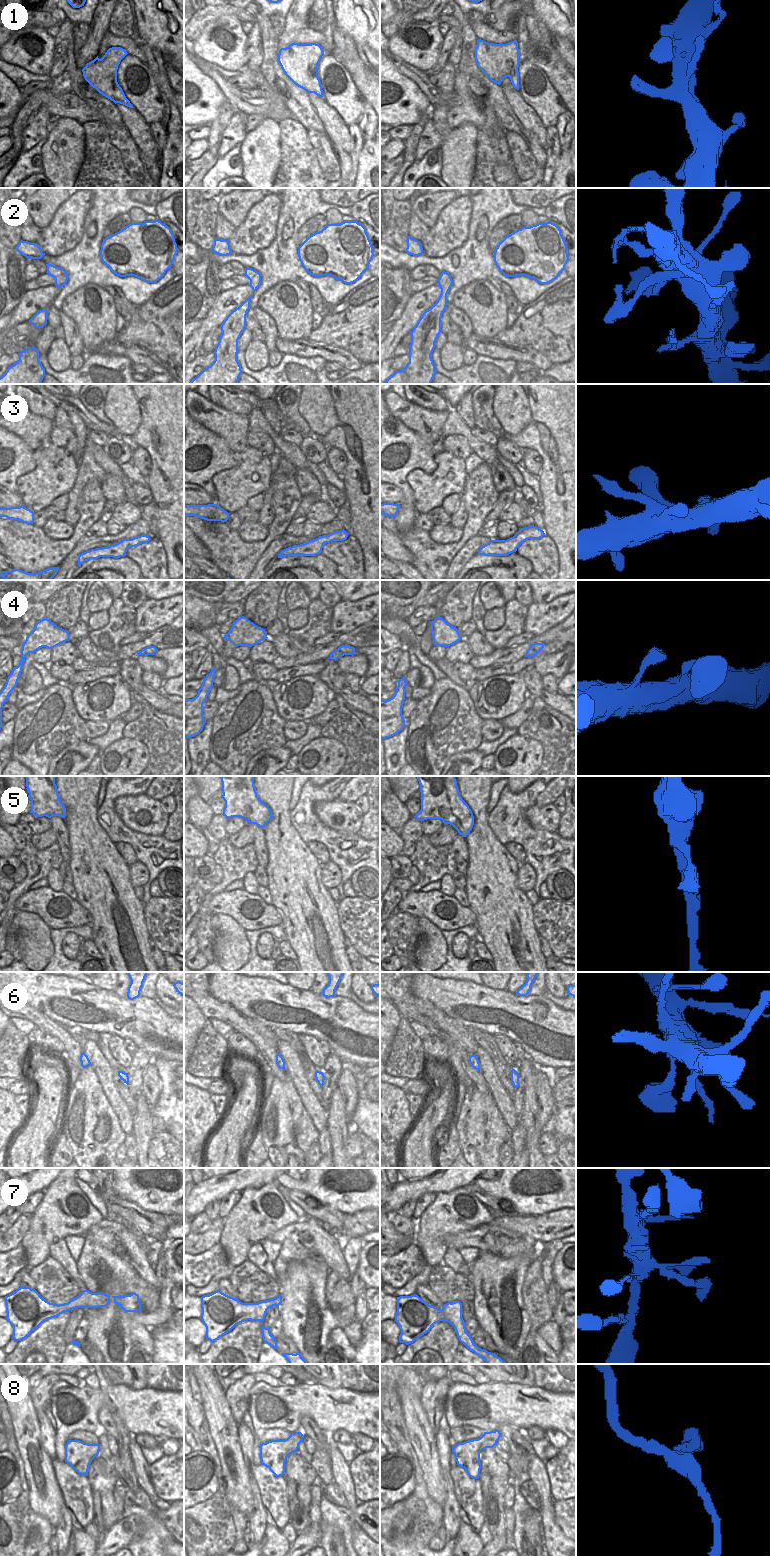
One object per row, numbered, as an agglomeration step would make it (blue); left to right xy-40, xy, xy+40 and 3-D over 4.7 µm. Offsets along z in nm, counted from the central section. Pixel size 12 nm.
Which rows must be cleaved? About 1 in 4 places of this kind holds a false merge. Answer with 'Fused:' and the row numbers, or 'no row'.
Fused: no row

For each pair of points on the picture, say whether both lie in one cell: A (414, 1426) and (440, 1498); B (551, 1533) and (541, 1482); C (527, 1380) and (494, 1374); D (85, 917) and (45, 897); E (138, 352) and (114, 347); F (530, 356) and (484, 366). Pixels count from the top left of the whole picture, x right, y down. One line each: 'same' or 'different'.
A: same
B: same
C: same
D: same
E: same
F: different

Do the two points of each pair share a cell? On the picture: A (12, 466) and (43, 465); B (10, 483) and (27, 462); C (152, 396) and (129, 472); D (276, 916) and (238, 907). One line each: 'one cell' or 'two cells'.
A: two cells
B: one cell
C: two cells
D: one cell

